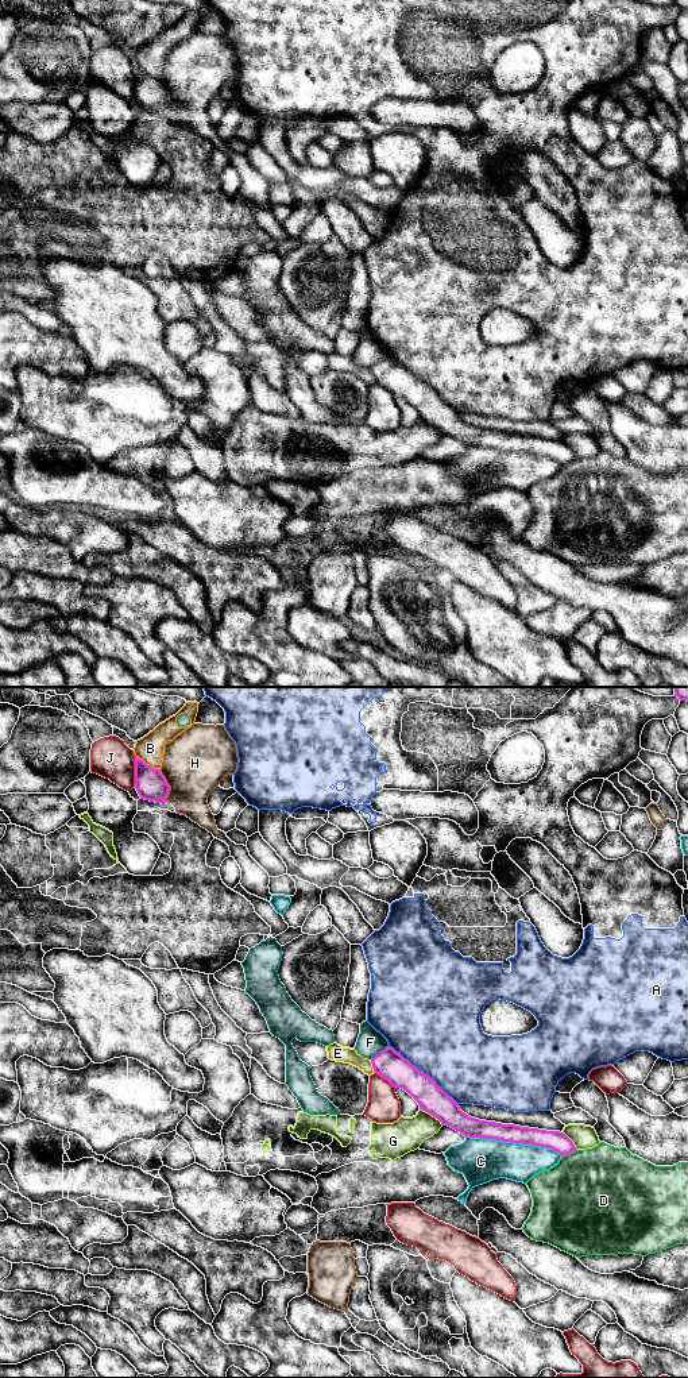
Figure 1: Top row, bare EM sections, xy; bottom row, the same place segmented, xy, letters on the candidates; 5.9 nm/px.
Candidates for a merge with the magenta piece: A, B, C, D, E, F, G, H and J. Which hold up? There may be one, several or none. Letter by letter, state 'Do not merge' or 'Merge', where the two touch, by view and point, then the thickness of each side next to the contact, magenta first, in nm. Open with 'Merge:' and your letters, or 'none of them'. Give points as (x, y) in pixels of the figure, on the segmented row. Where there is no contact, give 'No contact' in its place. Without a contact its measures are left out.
Merge: none of them
A: Do not merge. Touches magenta at xy (422, 1072). Thickness 180 nm (magenta) against 480 nm
B: Do not merge. Touches magenta at xy (149, 765). Thickness 180 nm (magenta) against 160 nm
C: Do not merge. Touches magenta at xy (514, 1142). Thickness 120 nm (magenta) against 260 nm
D: Do not merge. Touches magenta at xy (568, 1153). Thickness 120 nm (magenta) against 480 nm
E: Do not merge. Touches magenta at xy (373, 1066). Thickness 180 nm (magenta) against 100 nm
F: Do not merge. Touches magenta at xy (379, 1053). Thickness 180 nm (magenta) against 160 nm
G: Do not merge. Touches magenta at xy (432, 1115). Thickness 170 nm (magenta) against 200 nm
H: Do not merge. Touches magenta at xy (169, 786). Thickness 180 nm (magenta) against 380 nm
J: Do not merge. Touches magenta at xy (135, 771). Thickness 180 nm (magenta) against 240 nm

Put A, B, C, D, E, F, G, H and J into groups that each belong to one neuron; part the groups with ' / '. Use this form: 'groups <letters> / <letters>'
groups A / B F / C / D / E / G / H / J

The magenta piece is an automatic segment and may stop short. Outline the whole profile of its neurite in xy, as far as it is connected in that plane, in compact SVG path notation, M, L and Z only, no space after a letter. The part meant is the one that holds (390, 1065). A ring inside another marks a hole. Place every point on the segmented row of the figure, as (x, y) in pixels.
M390 1046L371 1058L371 1064L374 1072L387 1080L395 1089L406 1091L418 1103L420 1109L430 1113L442 1126L459 1131L465 1138L495 1139L548 1147L561 1157L577 1150L573 1142L560 1131L502 1124L468 1116L433 1078L418 1070Z

